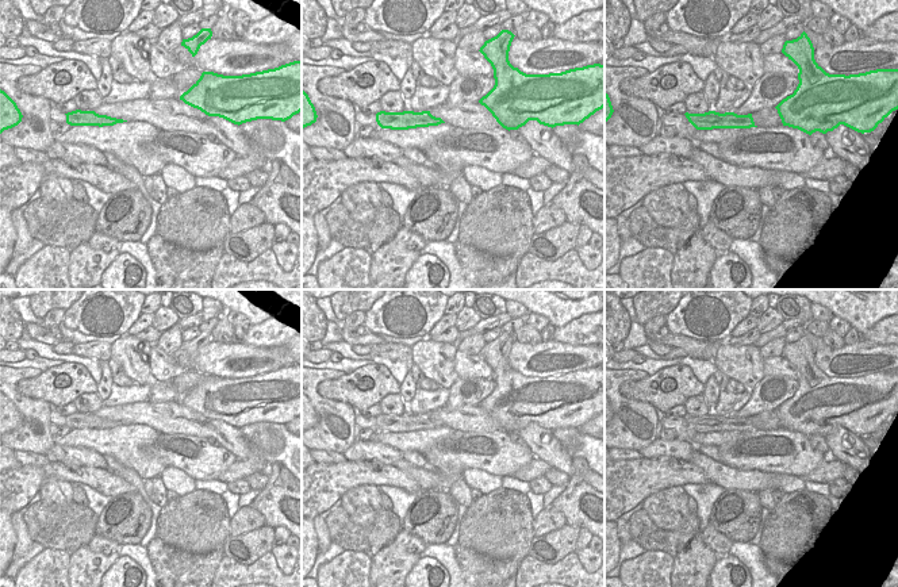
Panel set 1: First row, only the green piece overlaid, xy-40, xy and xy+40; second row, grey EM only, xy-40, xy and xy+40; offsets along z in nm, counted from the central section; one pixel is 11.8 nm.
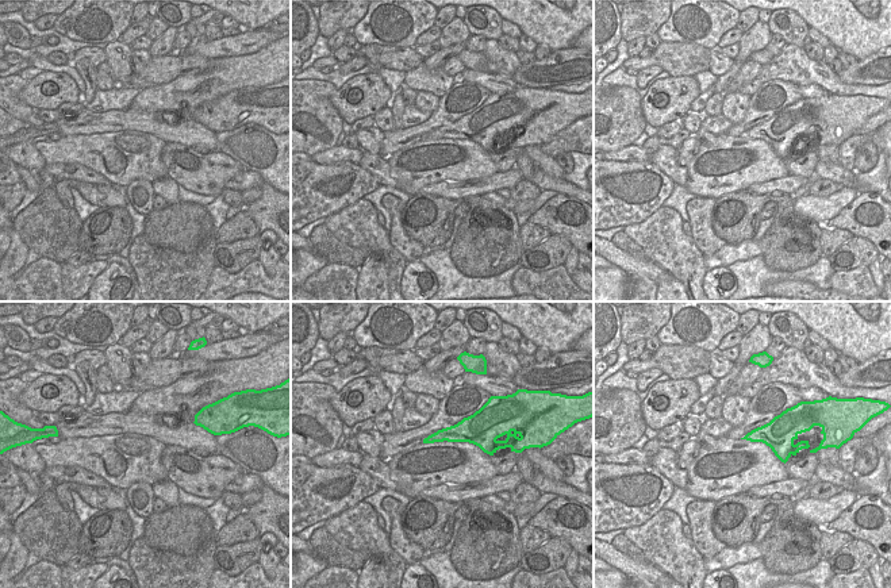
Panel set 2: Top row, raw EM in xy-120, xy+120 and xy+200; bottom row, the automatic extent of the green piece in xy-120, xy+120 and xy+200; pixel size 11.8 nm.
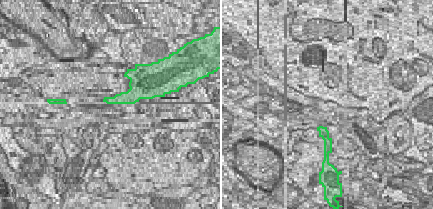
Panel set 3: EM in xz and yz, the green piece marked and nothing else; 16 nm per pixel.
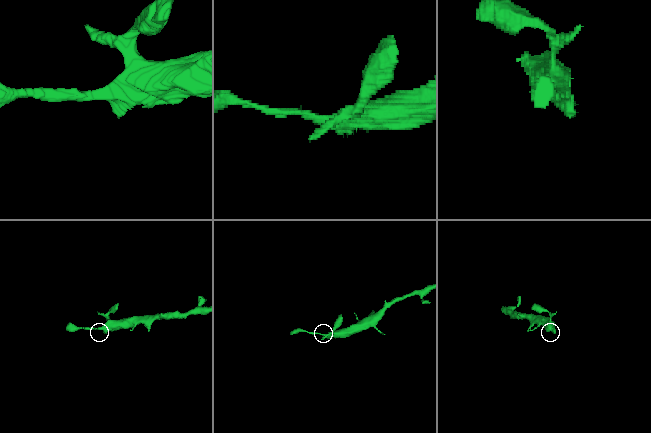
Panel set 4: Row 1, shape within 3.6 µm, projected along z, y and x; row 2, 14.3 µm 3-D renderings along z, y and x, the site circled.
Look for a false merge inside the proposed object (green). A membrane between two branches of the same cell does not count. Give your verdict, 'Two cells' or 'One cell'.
One cell.

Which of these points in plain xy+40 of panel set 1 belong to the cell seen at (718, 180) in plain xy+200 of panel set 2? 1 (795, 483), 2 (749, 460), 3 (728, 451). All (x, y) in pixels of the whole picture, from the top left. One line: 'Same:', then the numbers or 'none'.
Same: 2, 3

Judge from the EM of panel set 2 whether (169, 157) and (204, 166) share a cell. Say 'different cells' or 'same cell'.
same cell

